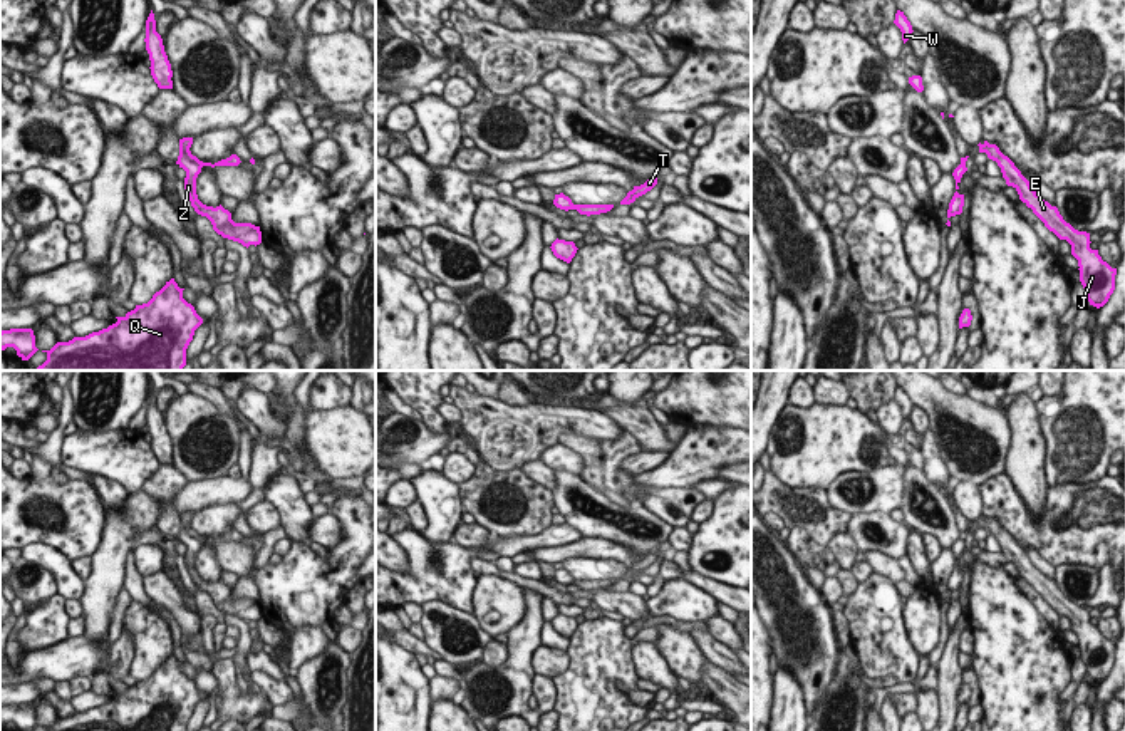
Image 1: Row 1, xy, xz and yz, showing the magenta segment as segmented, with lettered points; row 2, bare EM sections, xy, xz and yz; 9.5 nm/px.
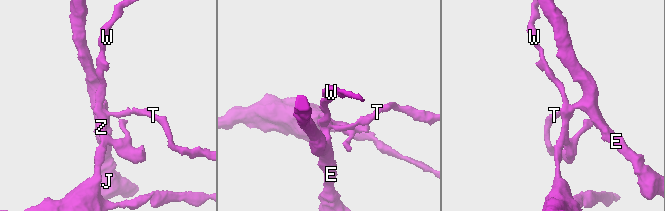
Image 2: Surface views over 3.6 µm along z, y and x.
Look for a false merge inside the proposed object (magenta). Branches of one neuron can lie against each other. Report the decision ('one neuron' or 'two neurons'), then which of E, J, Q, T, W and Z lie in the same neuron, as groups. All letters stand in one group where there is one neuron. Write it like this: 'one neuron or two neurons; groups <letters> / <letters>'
two neurons; groups E J T / Q W Z

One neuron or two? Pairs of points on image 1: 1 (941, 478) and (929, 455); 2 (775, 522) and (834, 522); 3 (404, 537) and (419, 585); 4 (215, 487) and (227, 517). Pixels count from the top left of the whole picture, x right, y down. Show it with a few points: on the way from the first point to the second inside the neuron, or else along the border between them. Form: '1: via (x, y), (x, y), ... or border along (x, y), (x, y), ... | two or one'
1: via (938, 473), (933, 460) | one
2: border along (768, 512), (773, 512), (785, 525) | two
3: via (416, 549), (419, 552), (419, 574) | one
4: border along (237, 503), (205, 505), (193, 515) | two

